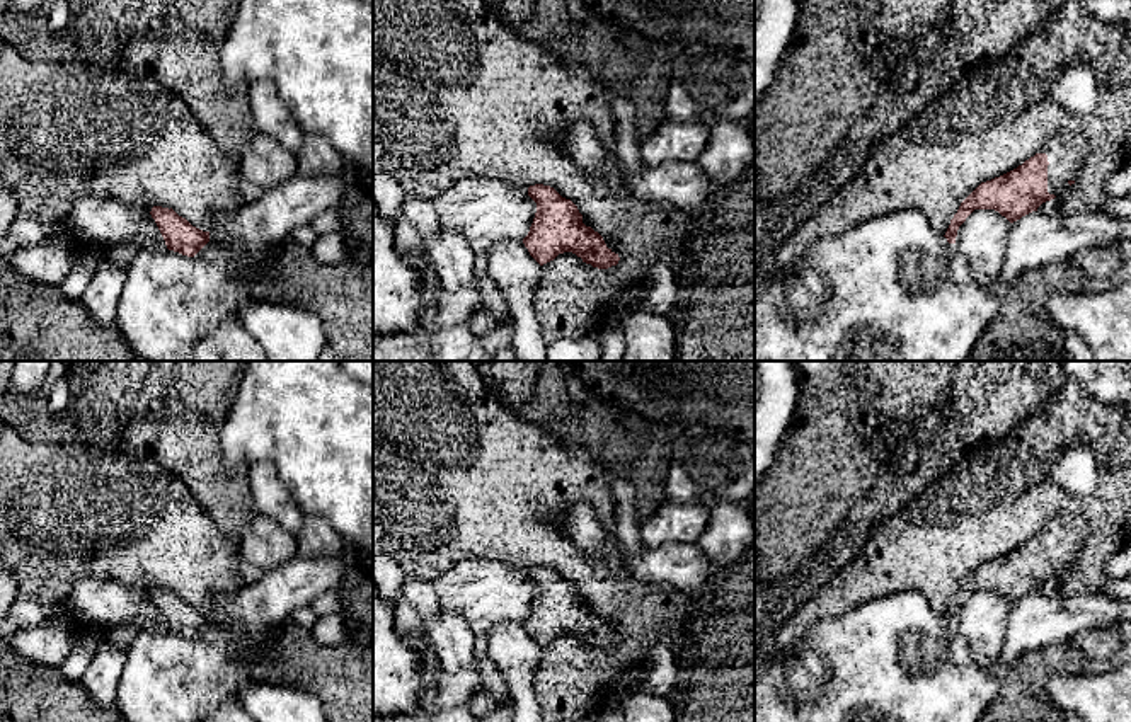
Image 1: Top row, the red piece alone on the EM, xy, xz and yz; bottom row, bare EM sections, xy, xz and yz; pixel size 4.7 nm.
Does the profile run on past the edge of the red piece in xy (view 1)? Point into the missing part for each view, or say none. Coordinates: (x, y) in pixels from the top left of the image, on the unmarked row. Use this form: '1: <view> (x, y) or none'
1: none

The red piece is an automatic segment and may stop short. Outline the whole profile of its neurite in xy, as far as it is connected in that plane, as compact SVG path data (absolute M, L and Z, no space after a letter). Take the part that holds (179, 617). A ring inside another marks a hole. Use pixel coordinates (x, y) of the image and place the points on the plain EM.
M153 587L150 593L169 632L194 639L208 623L210 613L192 608L172 589Z

